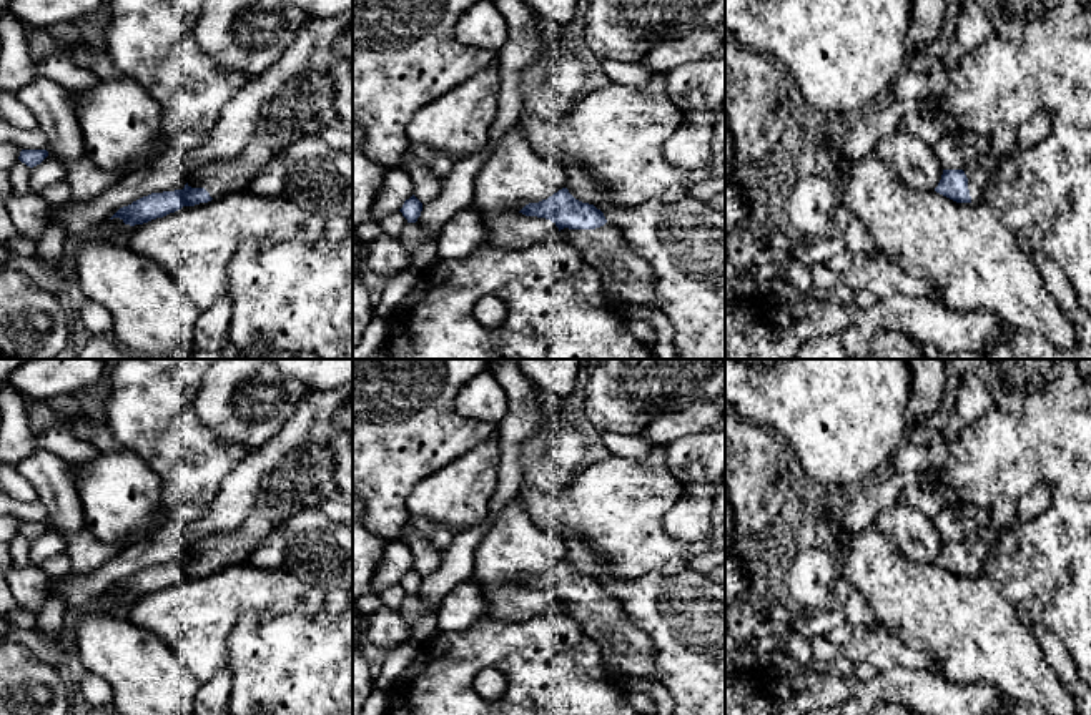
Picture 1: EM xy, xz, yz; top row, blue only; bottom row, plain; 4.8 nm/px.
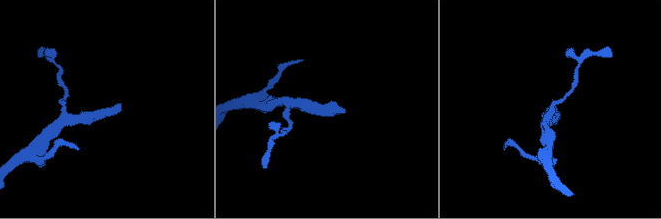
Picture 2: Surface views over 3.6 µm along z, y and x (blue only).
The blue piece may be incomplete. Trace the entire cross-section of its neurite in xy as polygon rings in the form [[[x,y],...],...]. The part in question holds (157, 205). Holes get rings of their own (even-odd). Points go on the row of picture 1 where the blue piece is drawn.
[[[329,68],[298,75],[263,108],[254,136],[241,153],[208,163],[183,190],[151,193],[120,208],[110,219],[143,224],[156,218],[249,188],[251,180],[289,145],[319,136],[338,120]]]

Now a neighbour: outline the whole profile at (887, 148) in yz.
[[[896,131],[883,136],[873,153],[908,188],[935,190],[941,180],[943,168],[933,148],[911,135]]]

